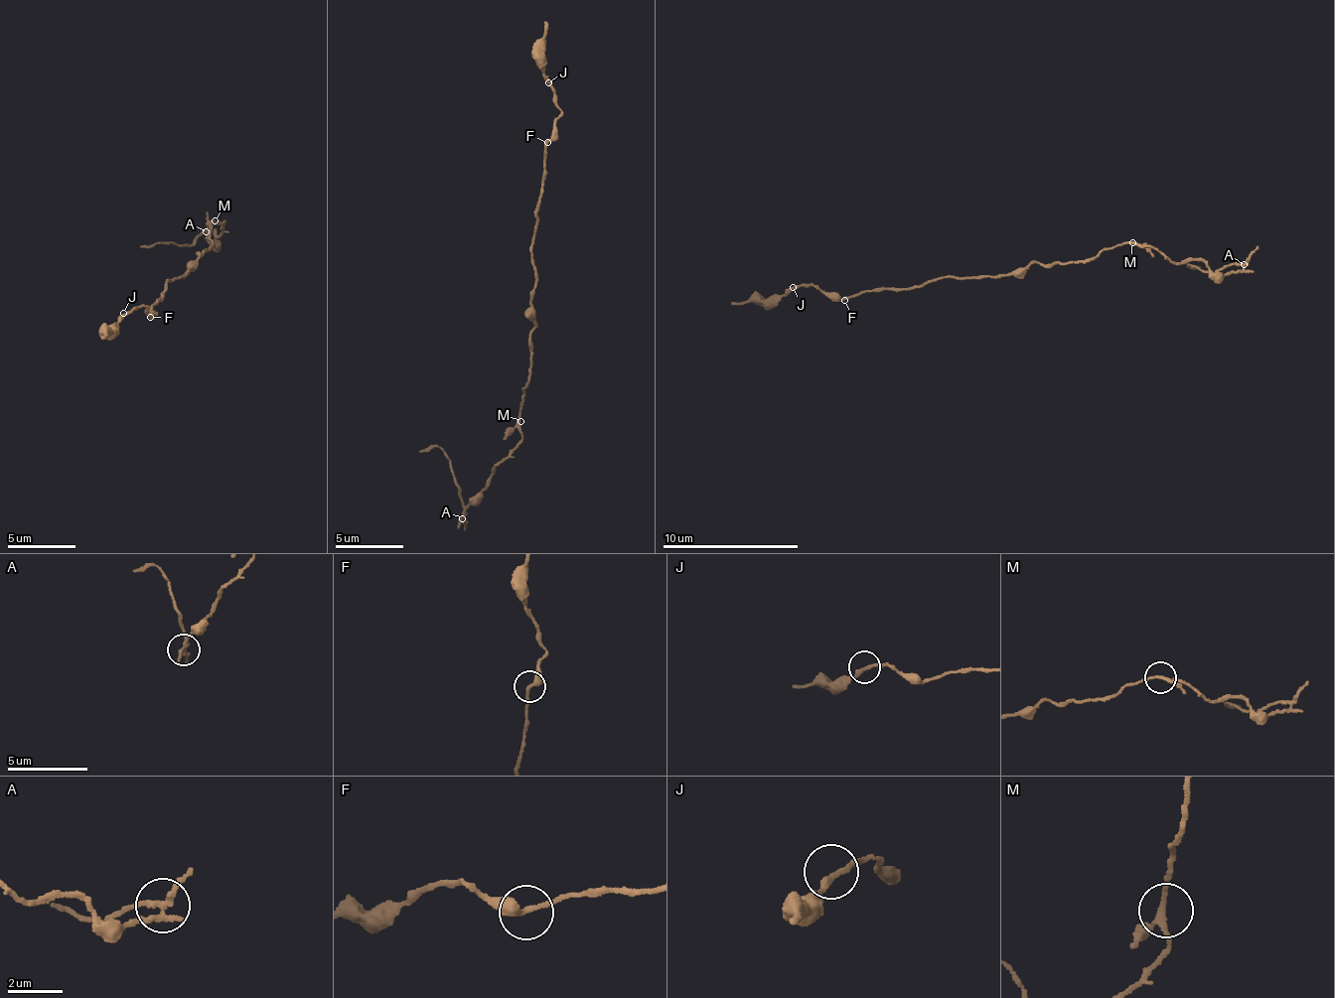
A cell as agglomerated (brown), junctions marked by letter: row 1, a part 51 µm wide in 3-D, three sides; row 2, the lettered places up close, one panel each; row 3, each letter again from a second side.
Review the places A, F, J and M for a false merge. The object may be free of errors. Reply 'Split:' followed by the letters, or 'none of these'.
Split: A

